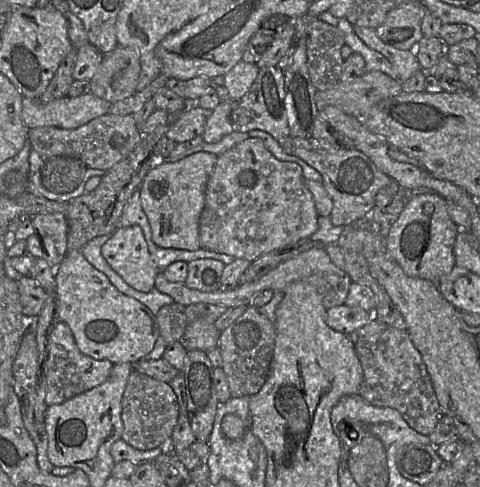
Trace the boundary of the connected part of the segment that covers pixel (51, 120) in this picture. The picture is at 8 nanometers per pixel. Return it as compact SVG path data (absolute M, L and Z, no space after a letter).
M89 93L78 97L62 97L48 103L24 97L22 120L26 127L76 129L109 113L111 103Z

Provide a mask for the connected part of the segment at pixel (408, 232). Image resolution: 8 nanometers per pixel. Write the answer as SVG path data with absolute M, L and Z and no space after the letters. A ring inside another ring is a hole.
M434 192L413 193L386 239L389 256L404 273L434 282L451 273L455 264L454 244L459 227L447 212L447 201Z

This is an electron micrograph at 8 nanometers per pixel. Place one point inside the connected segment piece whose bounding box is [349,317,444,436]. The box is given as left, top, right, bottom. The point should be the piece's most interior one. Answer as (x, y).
(394, 375)

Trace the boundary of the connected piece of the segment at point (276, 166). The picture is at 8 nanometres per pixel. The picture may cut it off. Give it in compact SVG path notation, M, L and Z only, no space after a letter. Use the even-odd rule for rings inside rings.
M260 138L247 139L218 156L205 194L205 206L199 220L201 248L249 262L309 237L318 229L318 213L313 195L305 184L300 165L278 160Z

